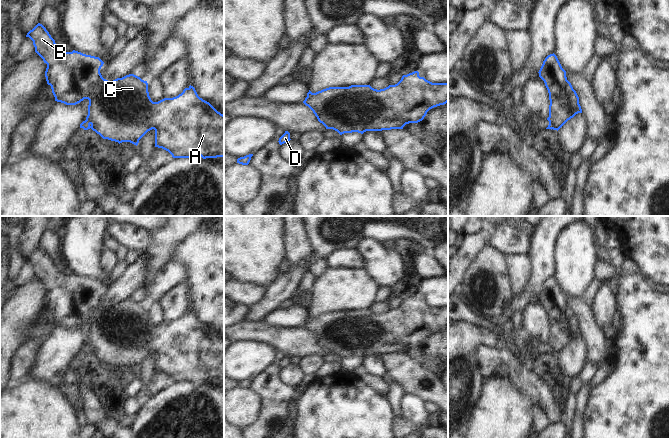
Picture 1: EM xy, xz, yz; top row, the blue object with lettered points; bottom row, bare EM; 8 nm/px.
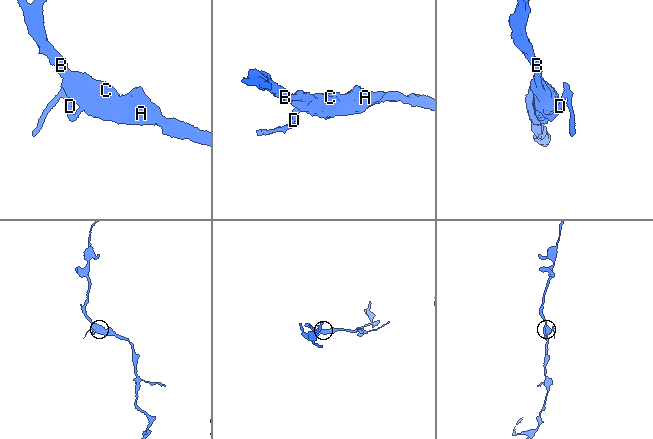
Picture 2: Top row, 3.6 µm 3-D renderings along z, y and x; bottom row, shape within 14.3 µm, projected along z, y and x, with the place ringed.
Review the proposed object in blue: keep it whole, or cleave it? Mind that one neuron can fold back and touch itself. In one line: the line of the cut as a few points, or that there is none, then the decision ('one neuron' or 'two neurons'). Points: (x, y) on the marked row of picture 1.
xy (86, 119), (90, 123) | two neurons

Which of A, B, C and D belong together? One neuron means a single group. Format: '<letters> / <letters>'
A B C / D

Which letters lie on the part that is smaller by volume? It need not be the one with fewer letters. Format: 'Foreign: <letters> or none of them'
Foreign: D

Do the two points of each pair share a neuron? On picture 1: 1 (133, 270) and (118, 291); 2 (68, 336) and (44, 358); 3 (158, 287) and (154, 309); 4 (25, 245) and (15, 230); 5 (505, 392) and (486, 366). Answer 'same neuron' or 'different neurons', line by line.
1: same neuron
2: same neuron
3: different neurons
4: different neurons
5: different neurons

